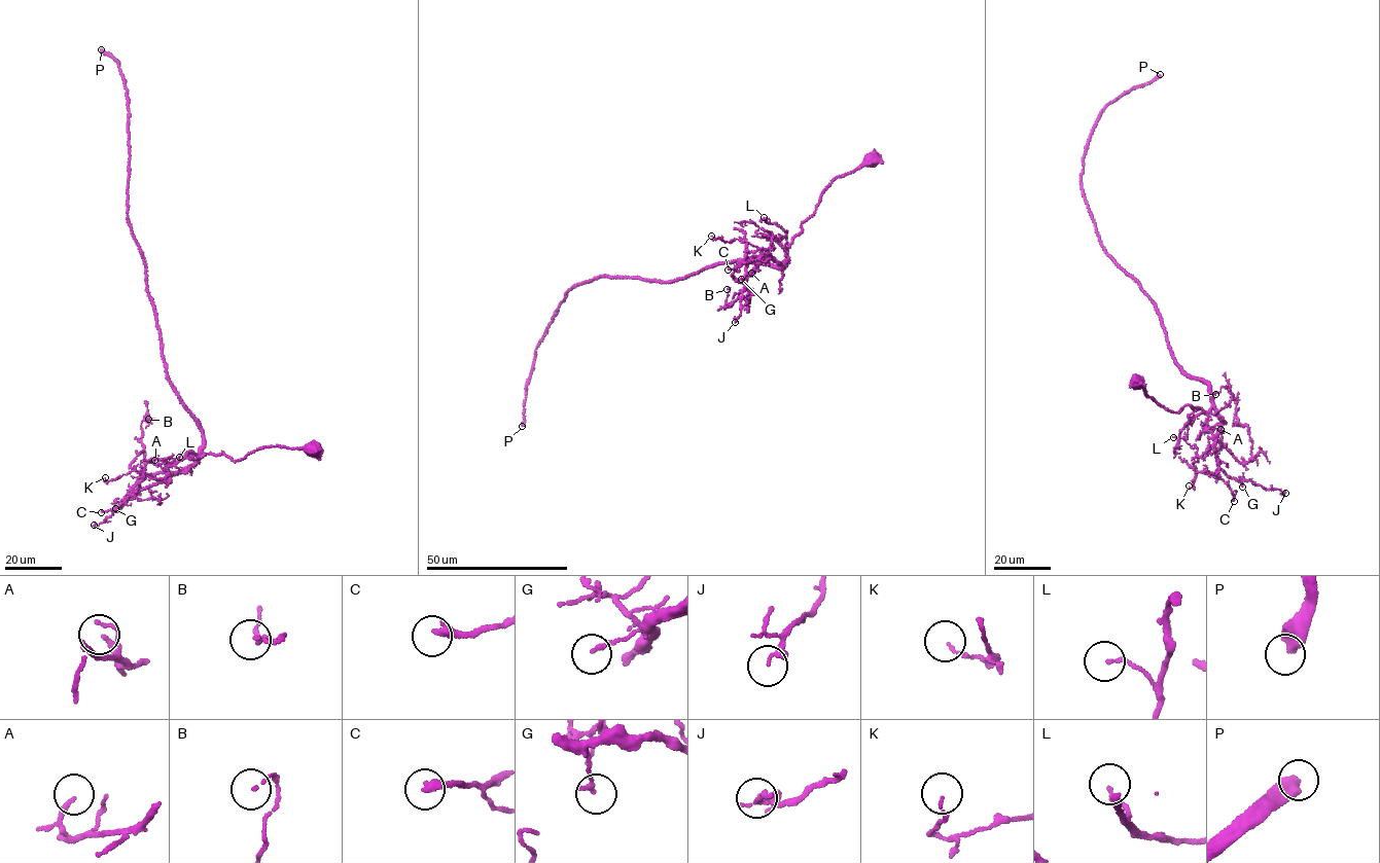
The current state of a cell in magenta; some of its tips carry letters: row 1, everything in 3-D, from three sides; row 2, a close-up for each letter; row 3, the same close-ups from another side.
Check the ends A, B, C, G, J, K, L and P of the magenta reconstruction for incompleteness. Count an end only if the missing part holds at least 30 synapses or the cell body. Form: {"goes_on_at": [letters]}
{"goes_on_at": ["P"]}

